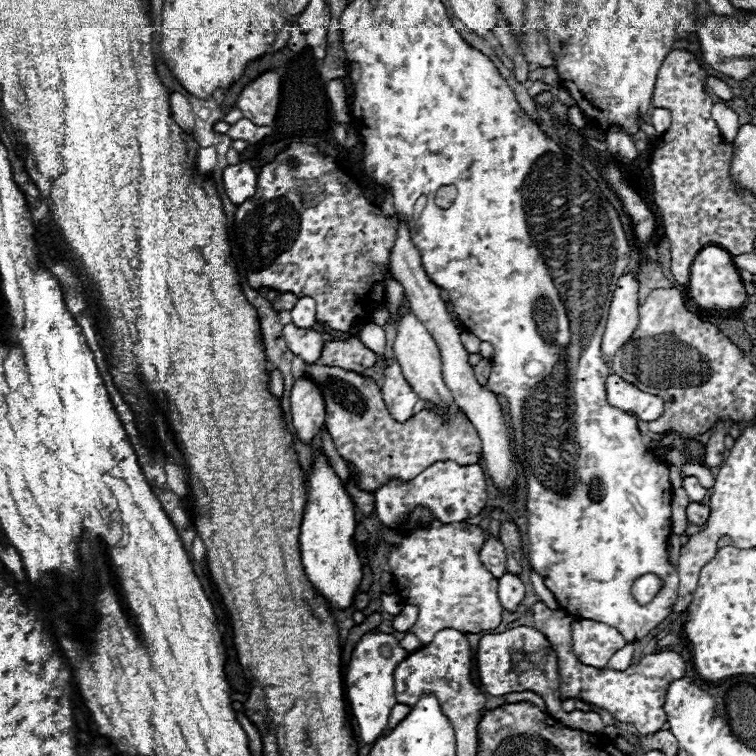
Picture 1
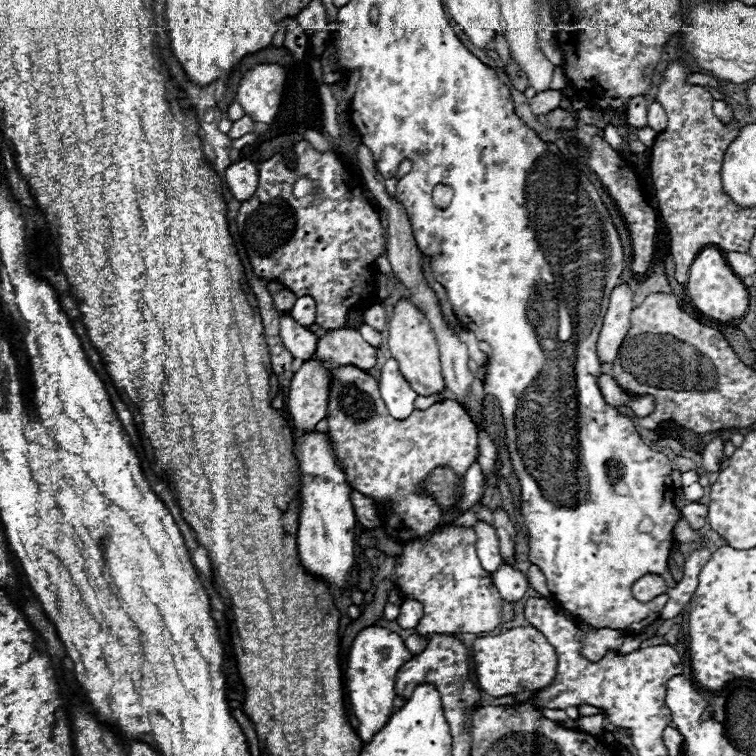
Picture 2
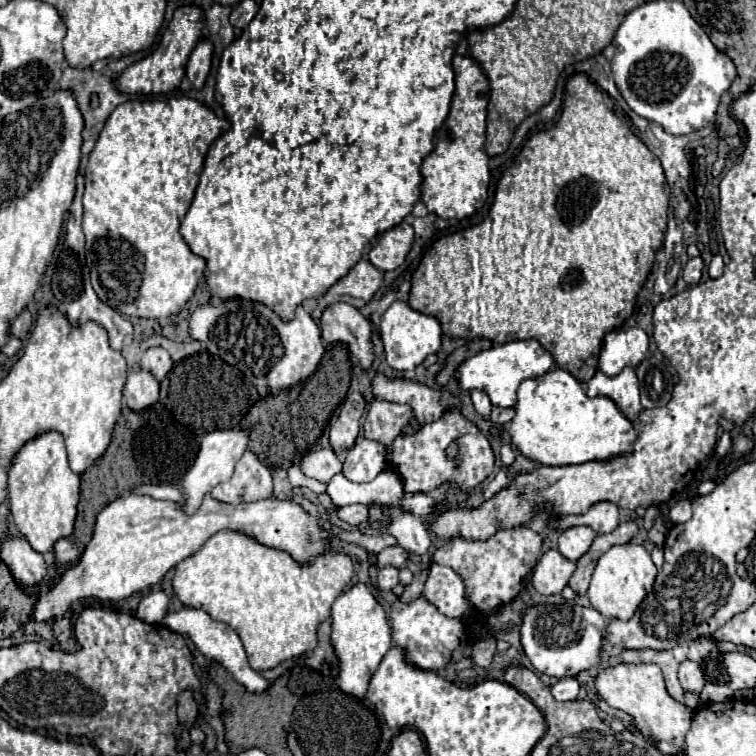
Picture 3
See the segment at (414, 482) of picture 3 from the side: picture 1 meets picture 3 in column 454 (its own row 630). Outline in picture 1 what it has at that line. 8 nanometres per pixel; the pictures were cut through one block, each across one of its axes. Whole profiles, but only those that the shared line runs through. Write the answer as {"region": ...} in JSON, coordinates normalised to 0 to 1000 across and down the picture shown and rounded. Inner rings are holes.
{"region":[[[574,690],[563,698],[548,701],[545,706],[534,709],[529,722],[516,730],[513,746],[519,751],[519,762],[524,767],[524,780],[526,788],[532,791],[534,799],[548,799],[556,804],[553,820],[545,828],[545,836],[550,844],[561,852],[571,849],[574,839],[590,831],[606,833],[611,839],[632,839],[638,833],[659,831],[664,823],[664,799],[659,794],[659,767],[638,749],[635,743],[635,725],[640,720],[640,701],[635,696],[624,696],[616,690]]]}

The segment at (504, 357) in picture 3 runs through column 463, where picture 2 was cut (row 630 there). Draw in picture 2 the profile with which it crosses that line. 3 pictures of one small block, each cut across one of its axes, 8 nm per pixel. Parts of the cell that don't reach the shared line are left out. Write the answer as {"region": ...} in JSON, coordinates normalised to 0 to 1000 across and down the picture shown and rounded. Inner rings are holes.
{"region":[[[489,828],[471,841],[463,860],[463,870],[460,870],[460,884],[458,884],[458,910],[460,910],[463,937],[474,952],[474,974],[479,981],[489,981],[492,974],[503,968],[513,955],[521,921],[524,921],[521,915],[524,889],[542,870],[545,865],[534,854],[532,844],[516,836],[513,831]]]}

